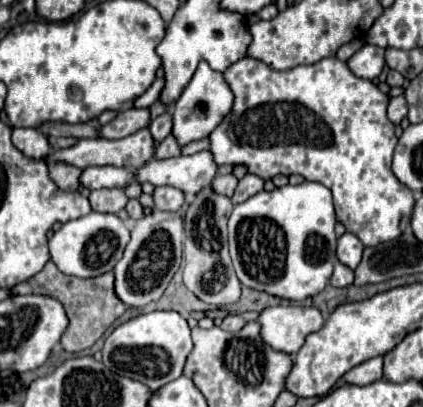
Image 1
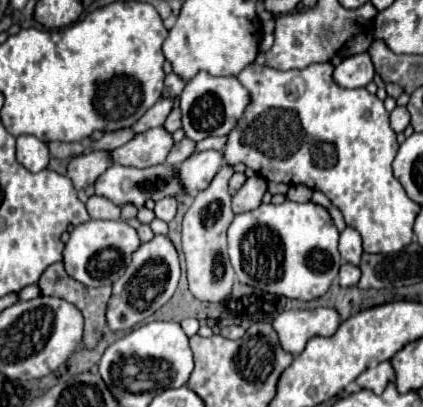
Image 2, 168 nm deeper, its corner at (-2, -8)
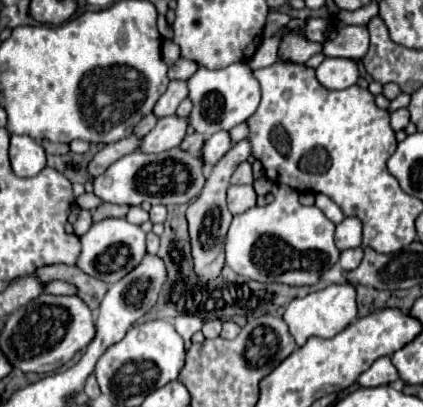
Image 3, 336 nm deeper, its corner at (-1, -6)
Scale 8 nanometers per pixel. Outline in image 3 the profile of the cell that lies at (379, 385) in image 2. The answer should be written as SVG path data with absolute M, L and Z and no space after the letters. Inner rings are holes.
M382 356L364 374L360 374L358 384L364 388L374 388L382 384L392 384L394 380L398 380L398 370L394 368L388 356Z

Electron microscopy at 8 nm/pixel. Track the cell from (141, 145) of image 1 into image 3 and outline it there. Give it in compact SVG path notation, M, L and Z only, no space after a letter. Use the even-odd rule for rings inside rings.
M178 116L160 118L158 124L142 138L142 144L138 146L138 150L144 154L158 154L158 152L176 148L186 136L186 126L188 126L188 120Z

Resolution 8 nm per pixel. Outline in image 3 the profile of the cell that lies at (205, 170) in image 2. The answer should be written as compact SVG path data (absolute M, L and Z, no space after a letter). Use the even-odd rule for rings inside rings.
M220 132L220 134L212 134L206 142L204 142L204 146L202 146L202 154L200 154L200 158L202 158L202 162L204 162L204 166L206 168L210 168L210 166L214 166L228 150L230 150L230 136L228 136L228 132Z

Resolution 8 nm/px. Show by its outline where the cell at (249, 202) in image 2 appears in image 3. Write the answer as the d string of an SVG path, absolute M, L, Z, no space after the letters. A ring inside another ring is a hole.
M230 186L228 188L228 208L232 214L242 214L256 206L256 192L254 186Z

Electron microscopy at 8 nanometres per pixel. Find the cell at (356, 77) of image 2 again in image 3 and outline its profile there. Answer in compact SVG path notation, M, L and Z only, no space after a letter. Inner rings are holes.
M324 58L316 68L316 78L328 90L344 90L358 82L360 70L352 58Z

